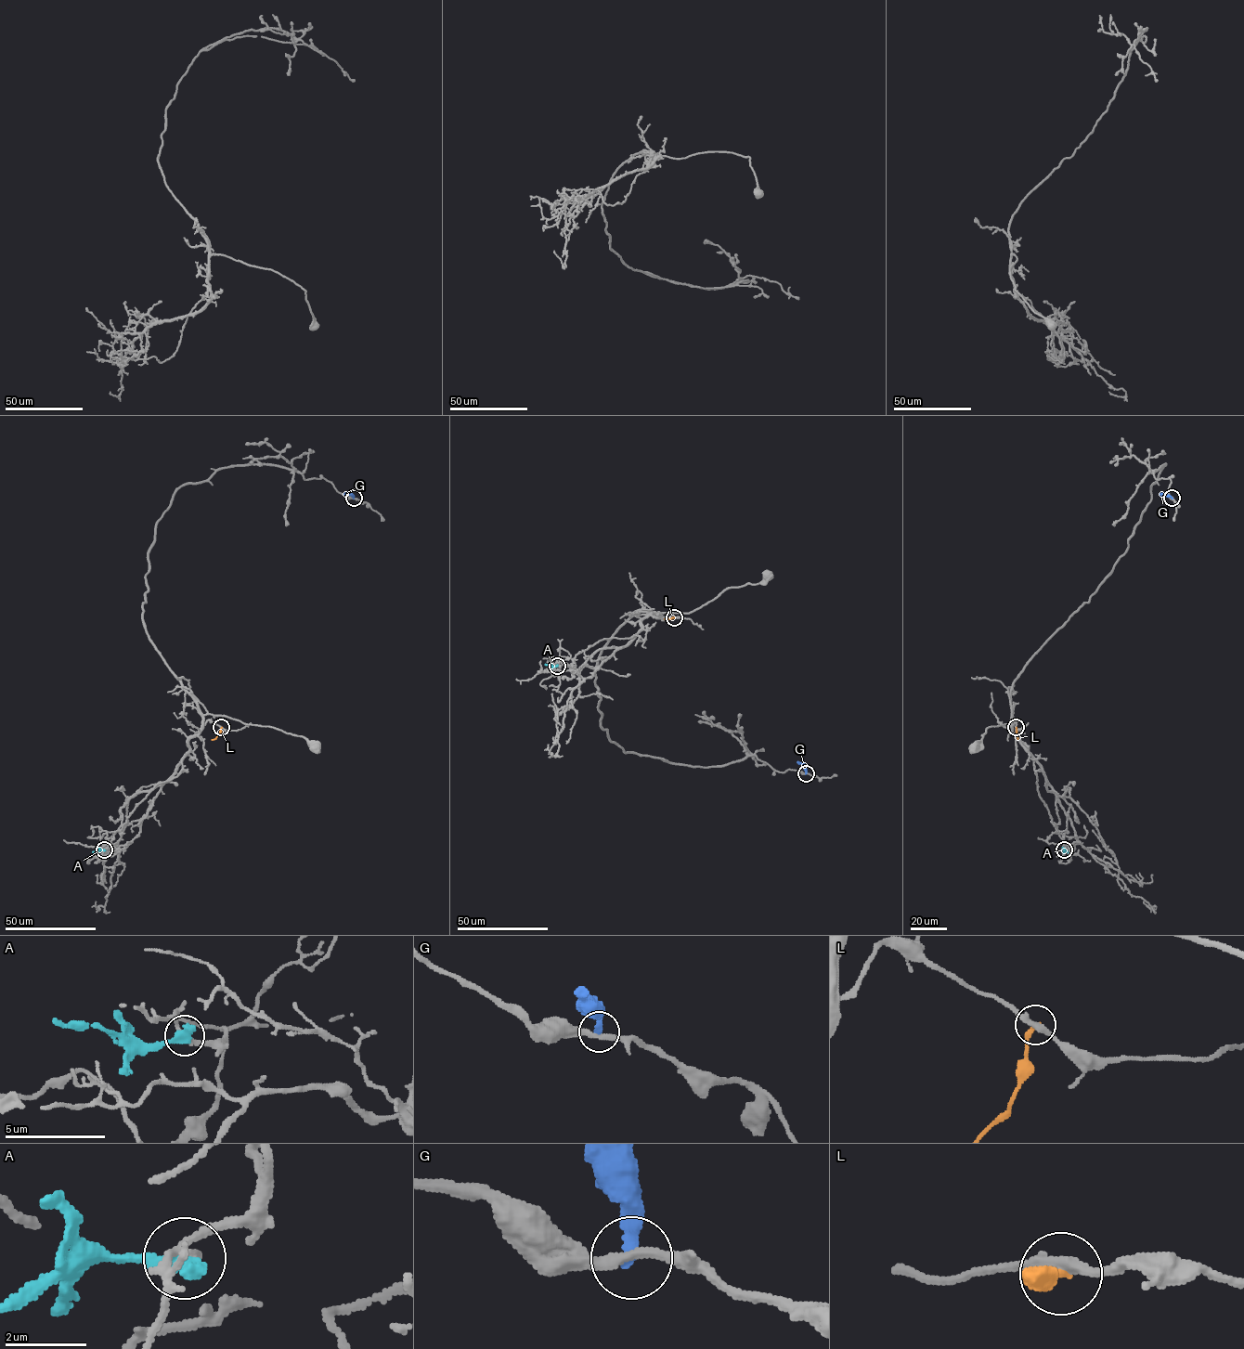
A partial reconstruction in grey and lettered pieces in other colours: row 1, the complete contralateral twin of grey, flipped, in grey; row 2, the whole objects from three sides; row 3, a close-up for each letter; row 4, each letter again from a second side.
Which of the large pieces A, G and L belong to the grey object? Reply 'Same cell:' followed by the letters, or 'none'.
Same cell: none

